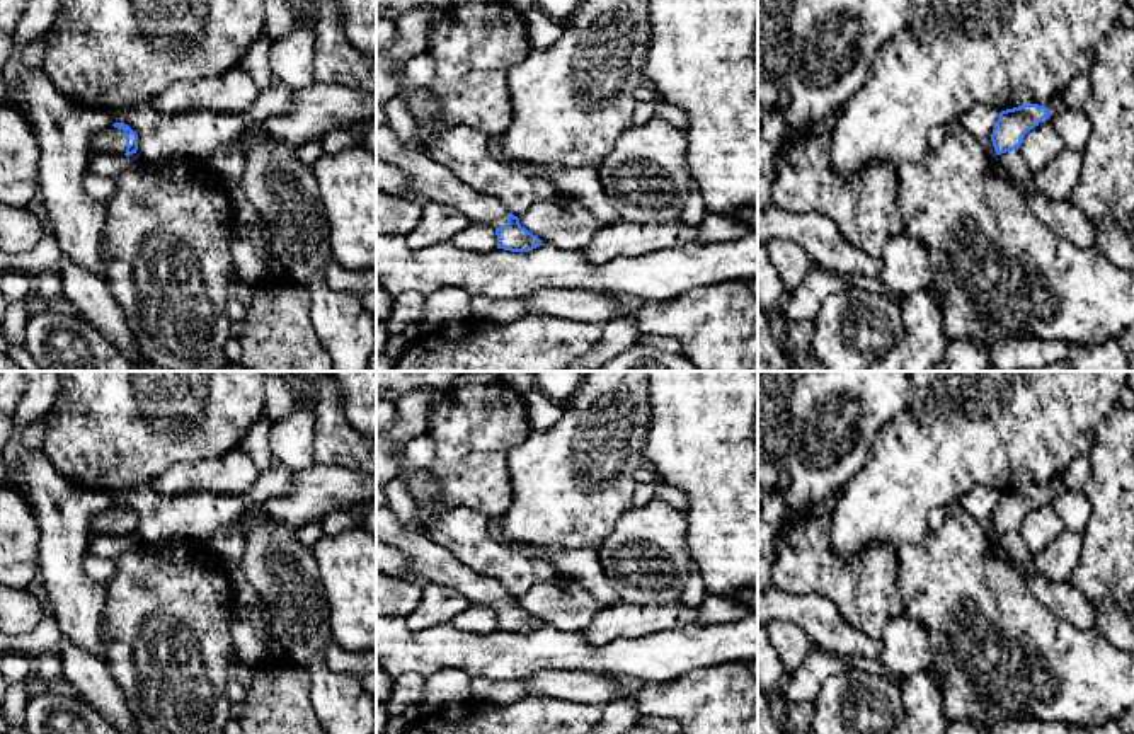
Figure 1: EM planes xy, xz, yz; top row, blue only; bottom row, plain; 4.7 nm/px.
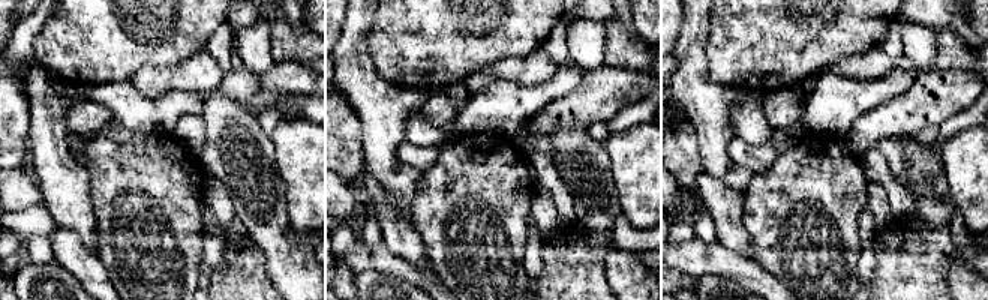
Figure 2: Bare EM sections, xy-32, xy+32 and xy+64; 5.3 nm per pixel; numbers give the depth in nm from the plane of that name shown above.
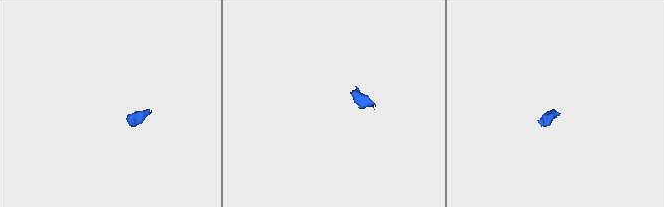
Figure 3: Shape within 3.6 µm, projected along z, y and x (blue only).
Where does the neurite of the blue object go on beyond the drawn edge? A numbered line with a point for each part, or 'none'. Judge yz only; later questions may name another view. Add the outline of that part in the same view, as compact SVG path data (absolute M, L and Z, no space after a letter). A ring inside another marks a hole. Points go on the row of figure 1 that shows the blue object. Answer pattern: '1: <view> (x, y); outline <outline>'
1: yz (1056, 104); outline M1057 94L1051 102L1045 104L1051 116L1064 111L1064 102L1061 94Z

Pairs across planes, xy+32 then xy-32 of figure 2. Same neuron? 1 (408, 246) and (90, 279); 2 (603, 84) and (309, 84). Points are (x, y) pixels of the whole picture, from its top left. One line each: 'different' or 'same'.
1: same
2: same

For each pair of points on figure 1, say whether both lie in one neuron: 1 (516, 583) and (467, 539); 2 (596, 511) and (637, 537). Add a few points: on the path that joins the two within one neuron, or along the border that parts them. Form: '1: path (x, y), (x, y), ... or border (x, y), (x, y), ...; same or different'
1: path (504, 571), (479, 550); same
2: border (632, 504), (596, 549); different

